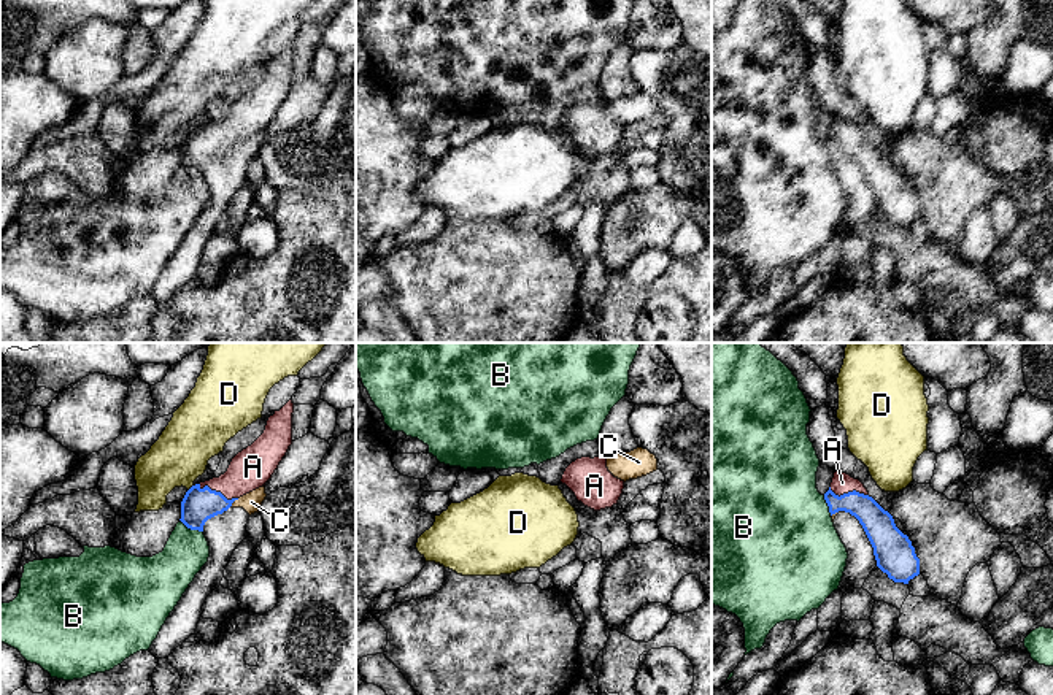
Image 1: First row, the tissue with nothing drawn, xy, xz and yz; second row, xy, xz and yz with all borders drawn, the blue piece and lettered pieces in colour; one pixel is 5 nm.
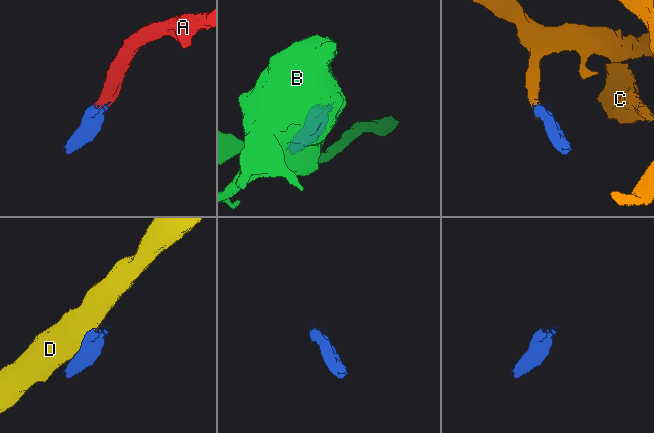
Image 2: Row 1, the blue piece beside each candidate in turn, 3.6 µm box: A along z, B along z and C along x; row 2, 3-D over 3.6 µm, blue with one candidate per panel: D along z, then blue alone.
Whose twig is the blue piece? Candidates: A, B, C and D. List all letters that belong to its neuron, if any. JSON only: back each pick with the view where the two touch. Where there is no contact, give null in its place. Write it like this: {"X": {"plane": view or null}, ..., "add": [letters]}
{"A": {"plane": "xy"}, "add": ["A"]}

